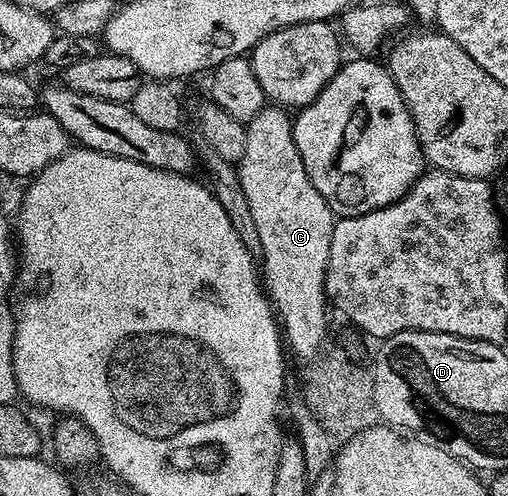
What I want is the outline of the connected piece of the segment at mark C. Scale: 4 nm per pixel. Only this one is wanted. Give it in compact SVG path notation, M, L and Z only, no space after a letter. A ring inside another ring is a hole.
M264 105L257 117L253 117L245 126L245 151L237 160L237 170L241 189L245 191L245 198L249 203L250 212L253 213L254 224L257 225L264 250L261 283L277 312L286 342L287 339L291 342L291 347L300 355L300 360L308 360L321 350L324 346L323 338L327 335L327 262L337 216L329 209L325 197L321 197L321 193L313 189L313 181L309 181L305 173L305 165L301 161L301 153L297 153L293 137L293 119L284 108L278 105Z

